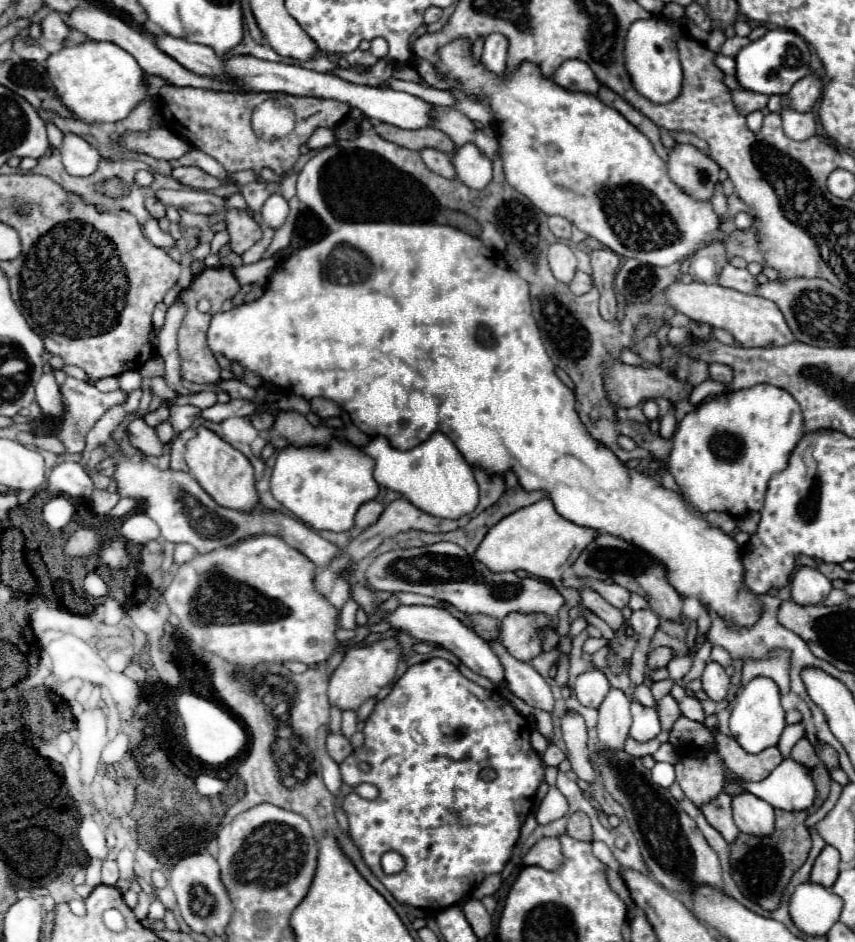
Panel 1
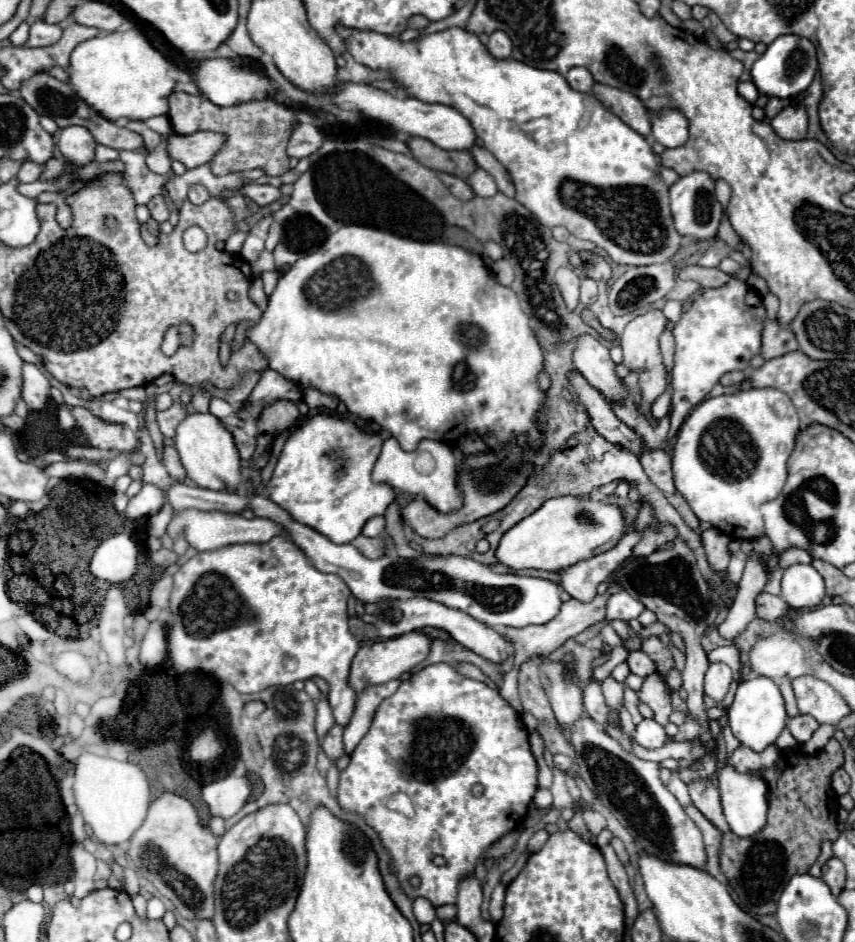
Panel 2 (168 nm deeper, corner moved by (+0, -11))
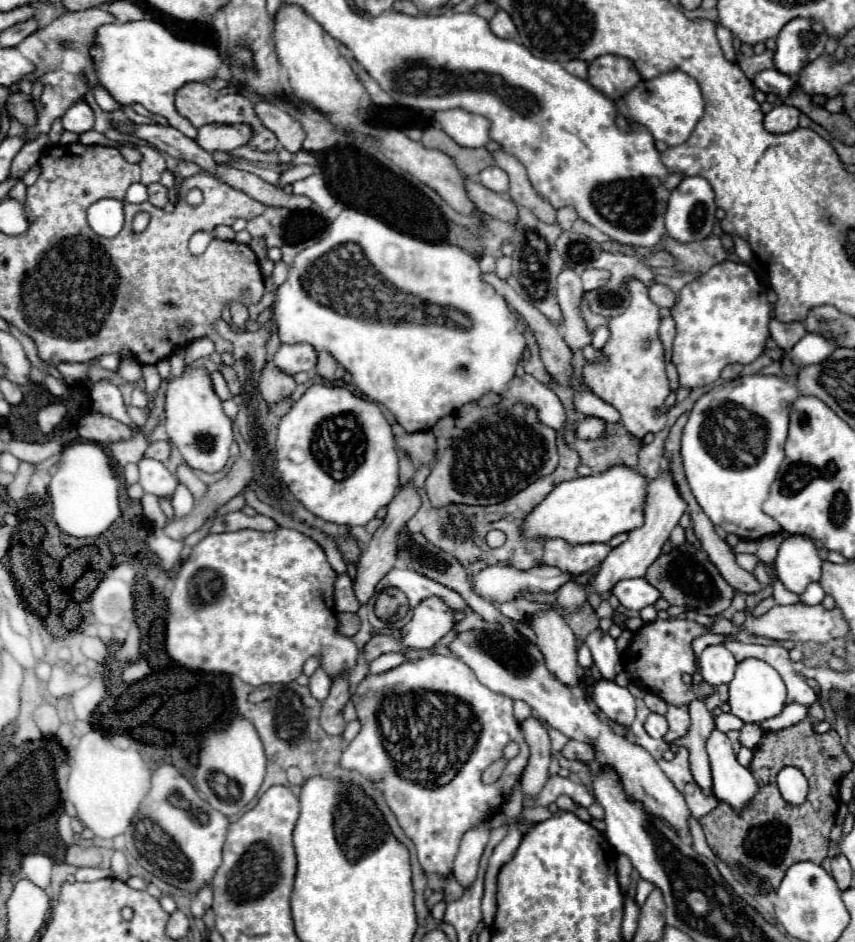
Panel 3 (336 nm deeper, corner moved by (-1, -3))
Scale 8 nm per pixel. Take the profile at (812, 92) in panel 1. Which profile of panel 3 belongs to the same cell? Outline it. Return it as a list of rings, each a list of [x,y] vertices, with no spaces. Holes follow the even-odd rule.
[[[778,104],[764,116],[764,128],[772,134],[792,132],[798,126],[798,116],[800,116],[798,108],[792,108],[788,104]]]

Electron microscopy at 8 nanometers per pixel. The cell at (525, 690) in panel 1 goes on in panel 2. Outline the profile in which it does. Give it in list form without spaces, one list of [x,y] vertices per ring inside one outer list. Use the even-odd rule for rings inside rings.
[[[413,598],[413,600],[399,600],[399,602],[393,602],[391,604],[397,612],[399,612],[399,620],[397,622],[385,622],[385,618],[381,616],[377,620],[377,630],[379,630],[379,636],[381,638],[393,638],[393,636],[401,636],[401,634],[407,634],[415,628],[425,628],[425,626],[435,626],[435,628],[441,628],[445,632],[449,632],[449,636],[453,640],[457,640],[461,646],[465,646],[467,650],[479,654],[481,658],[485,660],[491,660],[493,664],[503,664],[509,656],[509,642],[493,628],[487,628],[485,624],[469,618],[465,612],[459,612],[459,610],[453,610],[453,608],[447,608],[439,602],[433,602],[433,600],[427,600],[427,598]]]

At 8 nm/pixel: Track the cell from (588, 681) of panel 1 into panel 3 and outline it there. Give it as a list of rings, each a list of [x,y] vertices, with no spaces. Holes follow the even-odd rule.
[[[600,680],[594,684],[592,702],[610,722],[630,726],[636,716],[636,698],[630,694],[628,688],[618,686],[612,680]]]

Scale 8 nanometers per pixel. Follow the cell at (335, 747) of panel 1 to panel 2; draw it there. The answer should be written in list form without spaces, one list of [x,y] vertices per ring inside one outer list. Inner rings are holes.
[[[335,724],[329,734],[323,740],[323,750],[331,760],[337,760],[341,756],[345,756],[345,748],[343,748],[343,728],[339,724]]]

